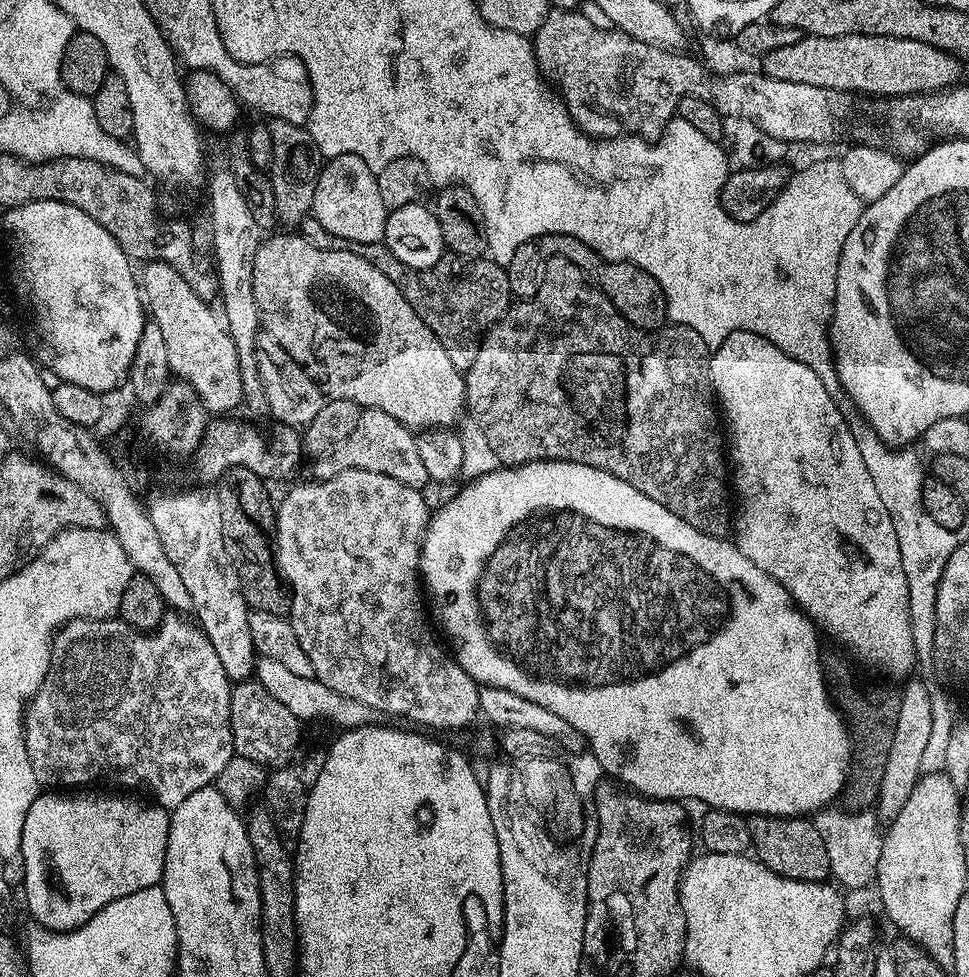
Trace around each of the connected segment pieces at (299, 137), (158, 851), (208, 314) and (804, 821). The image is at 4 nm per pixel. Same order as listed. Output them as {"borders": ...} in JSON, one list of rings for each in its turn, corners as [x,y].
{"borders":[[[[273,119],[267,121],[267,126],[270,138],[274,138],[274,162],[270,169],[270,179],[276,199],[276,218],[281,225],[299,226],[312,211],[314,188],[318,185],[320,169],[324,167],[326,160],[320,155],[307,127]]],[[[44,790],[41,791],[39,796],[34,798],[34,806],[30,806],[30,811],[26,813],[26,826],[22,826],[22,846],[20,847],[20,859],[22,861],[22,873],[24,872],[24,900],[28,903],[28,912],[33,916],[35,923],[41,928],[49,928],[51,932],[72,932],[76,928],[81,928],[86,922],[90,922],[90,918],[94,918],[94,914],[104,911],[104,907],[110,902],[114,902],[118,898],[126,898],[126,894],[134,894],[138,890],[146,890],[147,888],[157,887],[164,879],[164,859],[166,858],[166,842],[168,841],[168,835],[170,834],[170,822],[172,817],[169,809],[161,808],[159,804],[155,802],[149,802],[144,800],[131,800],[131,795],[120,794],[124,796],[80,796],[75,800],[72,796],[63,796],[65,793],[60,790]]],[[[149,260],[143,268],[142,296],[151,319],[158,330],[162,330],[171,373],[196,391],[209,413],[224,414],[227,408],[239,409],[244,398],[242,374],[238,370],[240,359],[223,319],[208,309],[211,308],[209,301],[194,294],[186,278],[182,278],[174,266],[161,260]]],[[[748,816],[747,822],[752,839],[751,851],[755,859],[765,864],[770,870],[774,870],[774,874],[802,882],[824,882],[831,877],[828,875],[833,874],[834,860],[827,856],[825,843],[822,842],[822,837],[811,819],[803,816]]]]}

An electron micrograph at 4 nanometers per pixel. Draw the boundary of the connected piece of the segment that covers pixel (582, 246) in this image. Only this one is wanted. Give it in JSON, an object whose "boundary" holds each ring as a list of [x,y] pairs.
{"boundary":[[[566,234],[535,236],[522,242],[522,246],[514,250],[514,258],[510,258],[506,267],[510,278],[510,290],[516,300],[529,300],[534,298],[534,294],[538,294],[544,281],[546,262],[550,262],[550,258],[555,256],[566,258],[574,262],[574,266],[582,269],[588,275],[588,279],[603,290],[606,298],[612,300],[612,305],[622,314],[622,318],[626,318],[626,322],[630,322],[640,331],[654,332],[669,323],[668,303],[656,277],[636,264],[629,264],[627,260],[605,260],[590,246],[586,246],[586,242]]]}

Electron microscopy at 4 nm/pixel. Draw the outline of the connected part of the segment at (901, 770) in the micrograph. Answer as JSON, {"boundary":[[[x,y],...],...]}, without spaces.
{"boundary":[[[909,679],[908,685],[903,685],[900,693],[900,705],[898,706],[898,727],[894,730],[894,738],[890,741],[890,754],[886,758],[886,770],[882,773],[882,786],[880,787],[880,798],[878,801],[878,812],[881,817],[893,818],[898,815],[906,803],[910,792],[921,778],[921,759],[922,750],[929,742],[929,733],[933,724],[933,713],[930,710],[930,694],[928,693],[929,685],[920,680]]]}

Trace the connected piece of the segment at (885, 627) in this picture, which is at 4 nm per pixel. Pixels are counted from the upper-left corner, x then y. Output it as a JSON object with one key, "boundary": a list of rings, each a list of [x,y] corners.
{"boundary":[[[735,332],[730,334],[712,352],[710,362],[710,378],[712,391],[726,417],[726,428],[730,433],[730,480],[734,485],[734,496],[738,507],[734,512],[734,542],[758,570],[766,570],[777,582],[787,590],[792,599],[804,609],[813,624],[825,637],[833,636],[841,649],[852,651],[853,661],[861,660],[888,676],[907,677],[912,667],[917,667],[914,646],[914,634],[910,634],[910,590],[906,570],[902,570],[902,550],[898,550],[898,534],[894,534],[894,524],[890,518],[890,510],[882,502],[878,490],[874,487],[874,478],[870,478],[870,470],[866,470],[866,462],[862,462],[862,450],[858,450],[858,442],[854,442],[852,425],[849,417],[843,416],[841,405],[830,398],[822,378],[810,370],[810,366],[802,366],[790,354],[786,354],[778,346],[774,346],[765,338],[753,332]]]}

